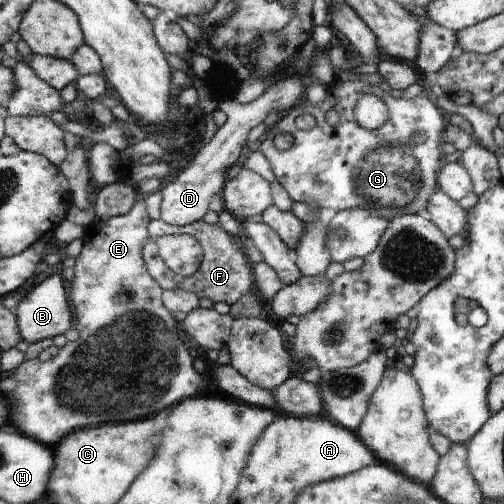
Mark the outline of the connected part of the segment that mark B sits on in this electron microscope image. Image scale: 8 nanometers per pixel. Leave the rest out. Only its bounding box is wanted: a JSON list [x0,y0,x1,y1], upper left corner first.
[15,274,72,343]

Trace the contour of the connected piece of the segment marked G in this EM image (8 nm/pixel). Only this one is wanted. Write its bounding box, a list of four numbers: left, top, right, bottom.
[259,80,444,215]

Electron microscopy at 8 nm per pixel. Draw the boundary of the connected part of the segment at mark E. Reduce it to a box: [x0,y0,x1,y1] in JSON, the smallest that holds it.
[8,198,202,444]

